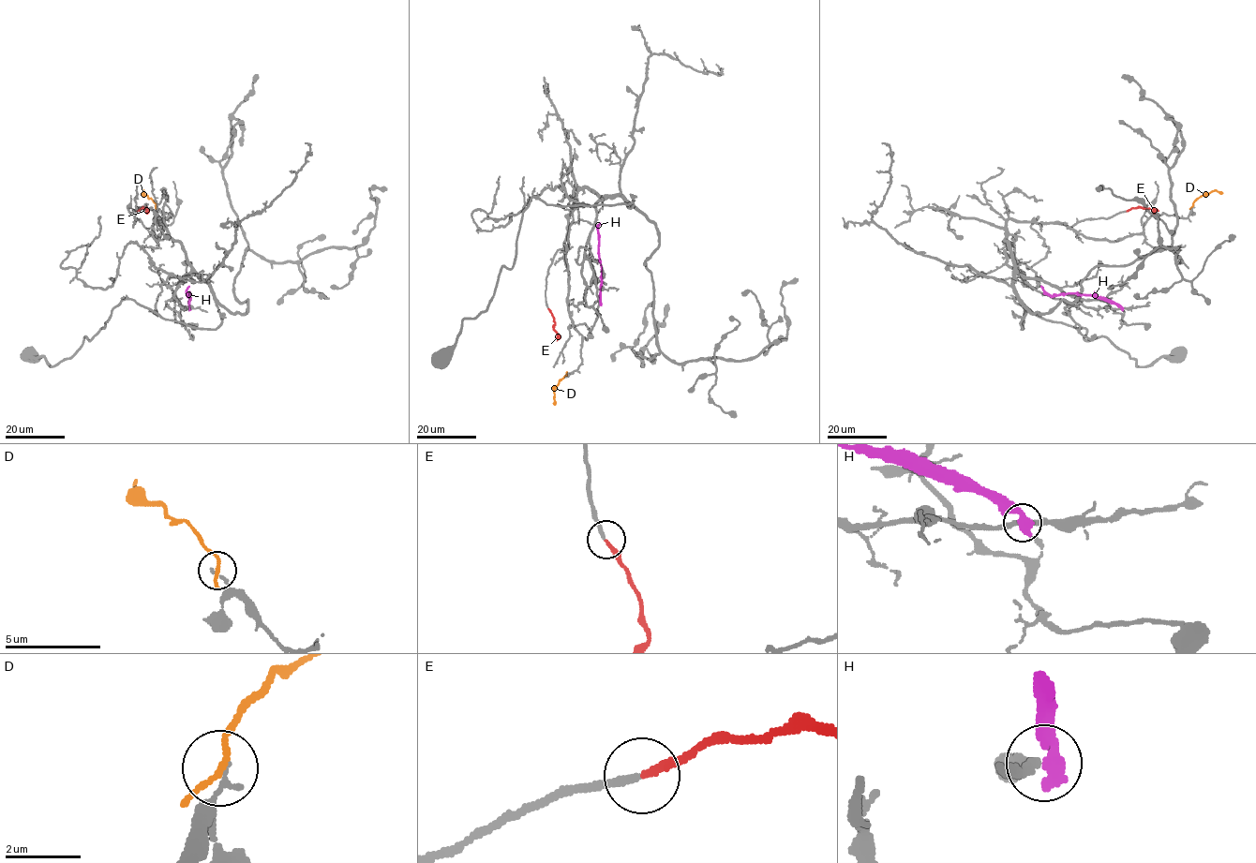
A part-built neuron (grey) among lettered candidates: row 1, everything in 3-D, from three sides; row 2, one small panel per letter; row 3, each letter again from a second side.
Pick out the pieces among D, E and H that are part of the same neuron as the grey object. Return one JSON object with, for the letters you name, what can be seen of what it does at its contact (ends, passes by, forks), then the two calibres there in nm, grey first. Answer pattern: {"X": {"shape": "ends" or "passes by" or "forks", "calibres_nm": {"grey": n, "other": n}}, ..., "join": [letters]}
{"E": {"shape": "ends", "calibres_nm": {"grey": 200, "other": 200}}, "join": ["E"]}

